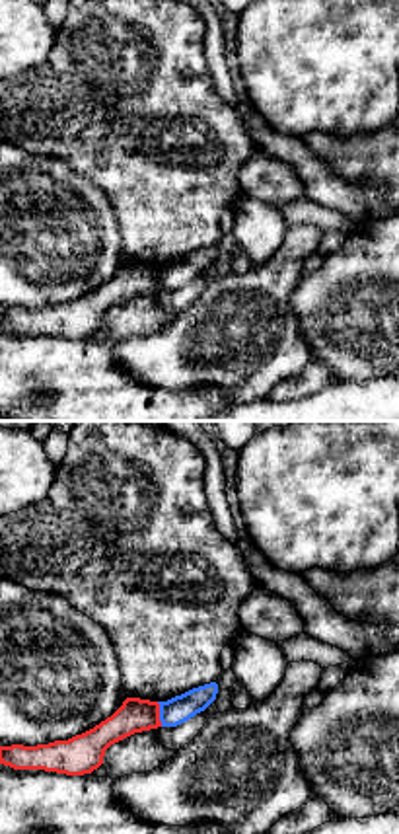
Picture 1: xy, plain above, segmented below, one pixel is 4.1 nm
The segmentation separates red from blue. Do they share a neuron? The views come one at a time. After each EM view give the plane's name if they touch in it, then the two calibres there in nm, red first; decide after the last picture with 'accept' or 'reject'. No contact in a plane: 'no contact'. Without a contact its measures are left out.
meets red in xy; 140 nm thick on the red side, 120 nm on the other

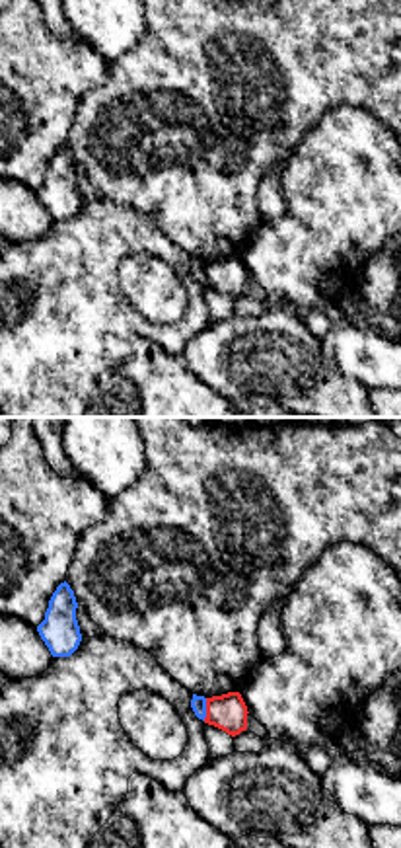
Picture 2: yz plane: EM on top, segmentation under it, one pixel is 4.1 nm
meets red in yz; 160 nm thick on the red side, 60 nm on the other

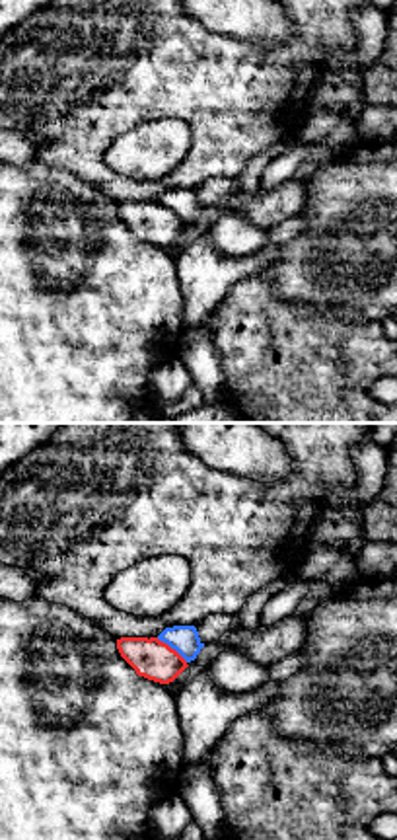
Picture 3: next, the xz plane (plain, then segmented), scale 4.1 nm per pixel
meets red in xz; 160 nm thick on the red side, 120 nm on the other

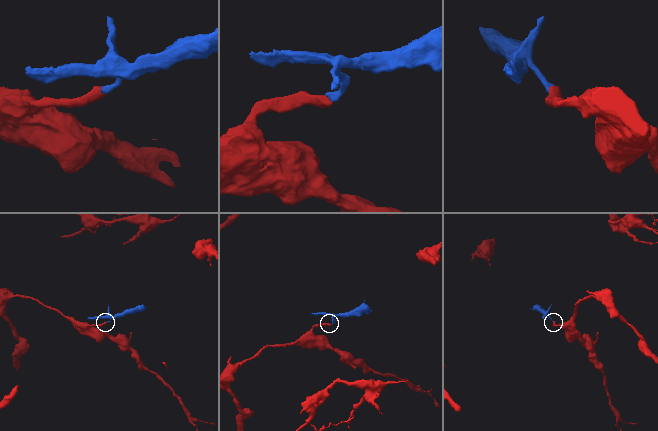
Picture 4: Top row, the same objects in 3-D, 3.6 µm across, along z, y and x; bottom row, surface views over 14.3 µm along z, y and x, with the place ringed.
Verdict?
reject

